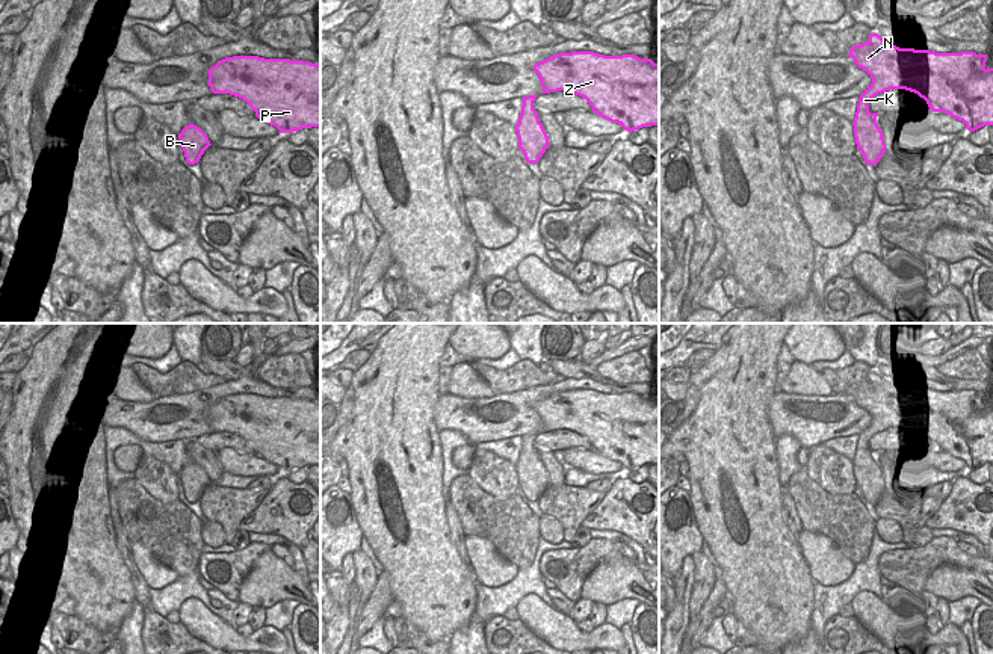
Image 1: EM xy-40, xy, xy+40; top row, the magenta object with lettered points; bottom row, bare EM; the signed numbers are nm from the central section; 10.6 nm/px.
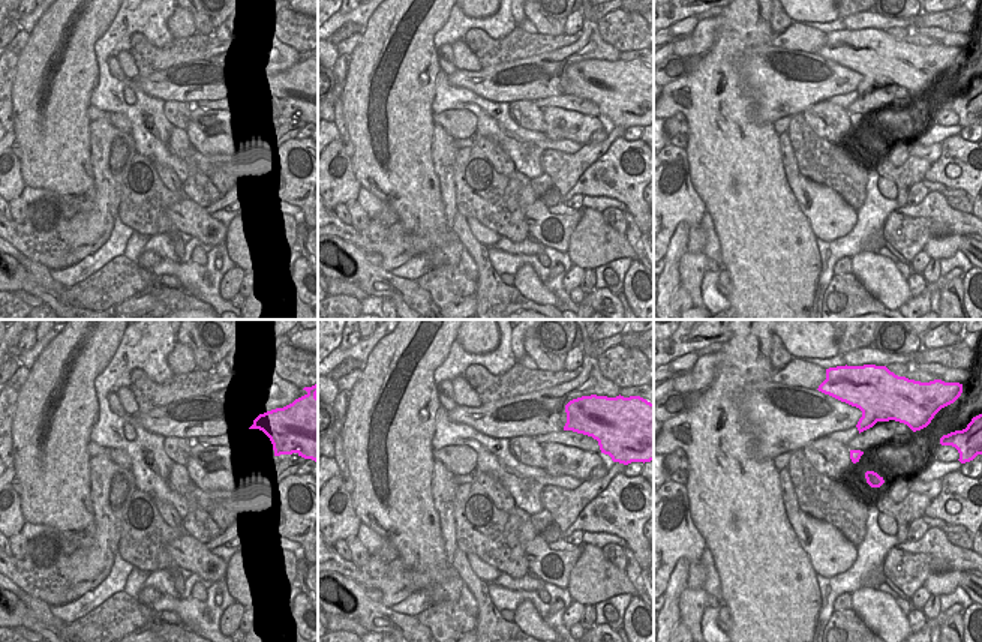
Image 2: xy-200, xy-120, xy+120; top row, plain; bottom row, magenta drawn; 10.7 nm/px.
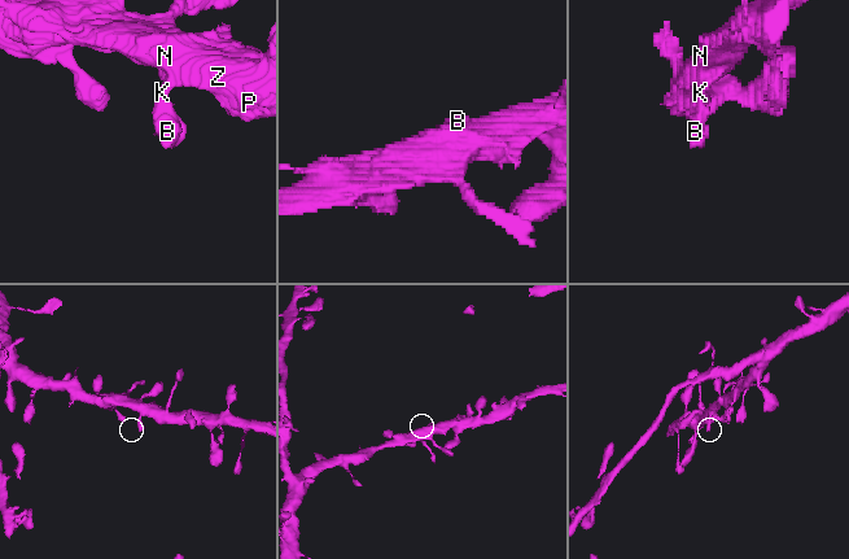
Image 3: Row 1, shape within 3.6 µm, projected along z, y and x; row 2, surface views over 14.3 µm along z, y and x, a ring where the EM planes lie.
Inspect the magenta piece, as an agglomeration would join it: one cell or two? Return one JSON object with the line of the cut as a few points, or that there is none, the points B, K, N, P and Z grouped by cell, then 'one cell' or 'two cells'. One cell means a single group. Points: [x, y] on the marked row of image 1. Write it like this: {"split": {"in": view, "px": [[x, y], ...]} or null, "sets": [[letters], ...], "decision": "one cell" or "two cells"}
{"split": null, "sets": [["B", "K", "N", "P", "Z"]], "decision": "one cell"}

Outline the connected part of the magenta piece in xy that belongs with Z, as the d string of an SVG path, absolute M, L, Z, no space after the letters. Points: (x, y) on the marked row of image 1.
M571 51L535 63L534 71L543 94L573 92L623 130L659 125L659 63L651 59Z

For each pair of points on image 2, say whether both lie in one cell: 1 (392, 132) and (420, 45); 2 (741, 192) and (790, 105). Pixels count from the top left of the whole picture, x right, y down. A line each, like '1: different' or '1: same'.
1: same
2: different

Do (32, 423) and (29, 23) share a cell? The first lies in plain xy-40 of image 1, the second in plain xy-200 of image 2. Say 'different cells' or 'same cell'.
different cells

